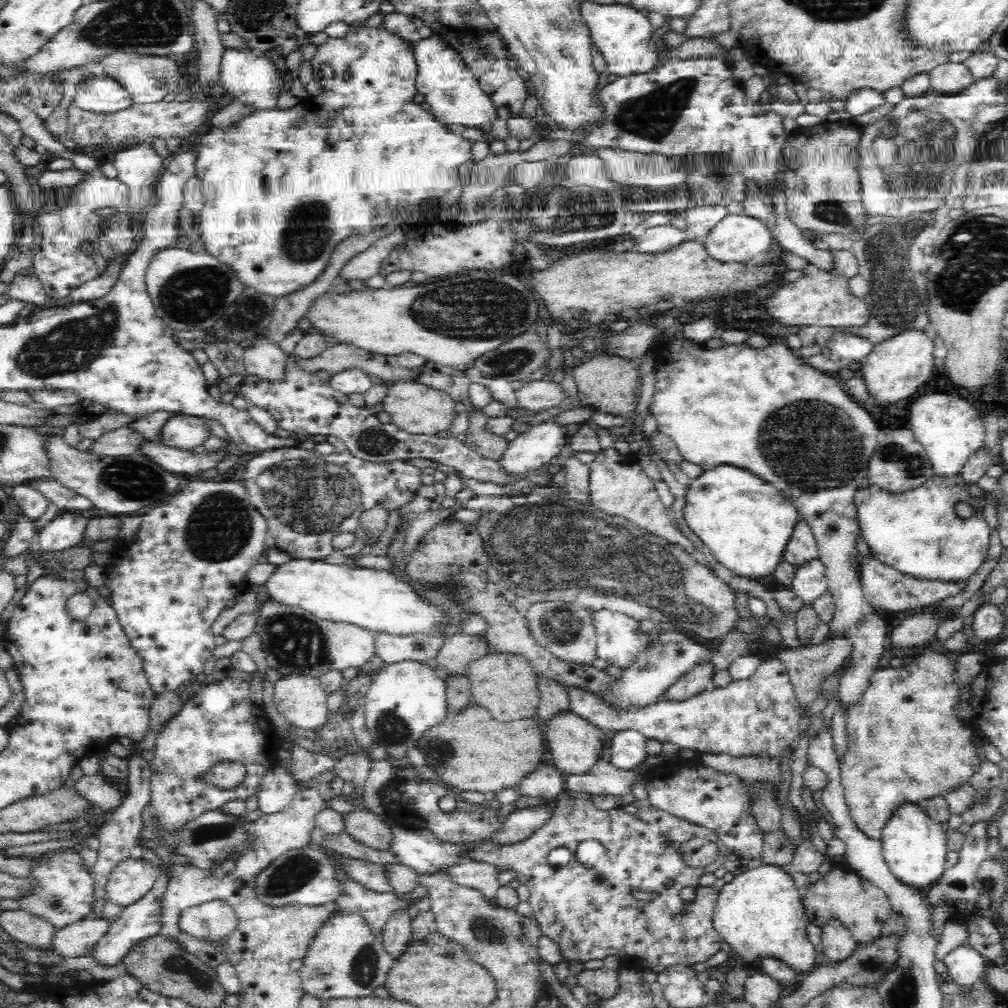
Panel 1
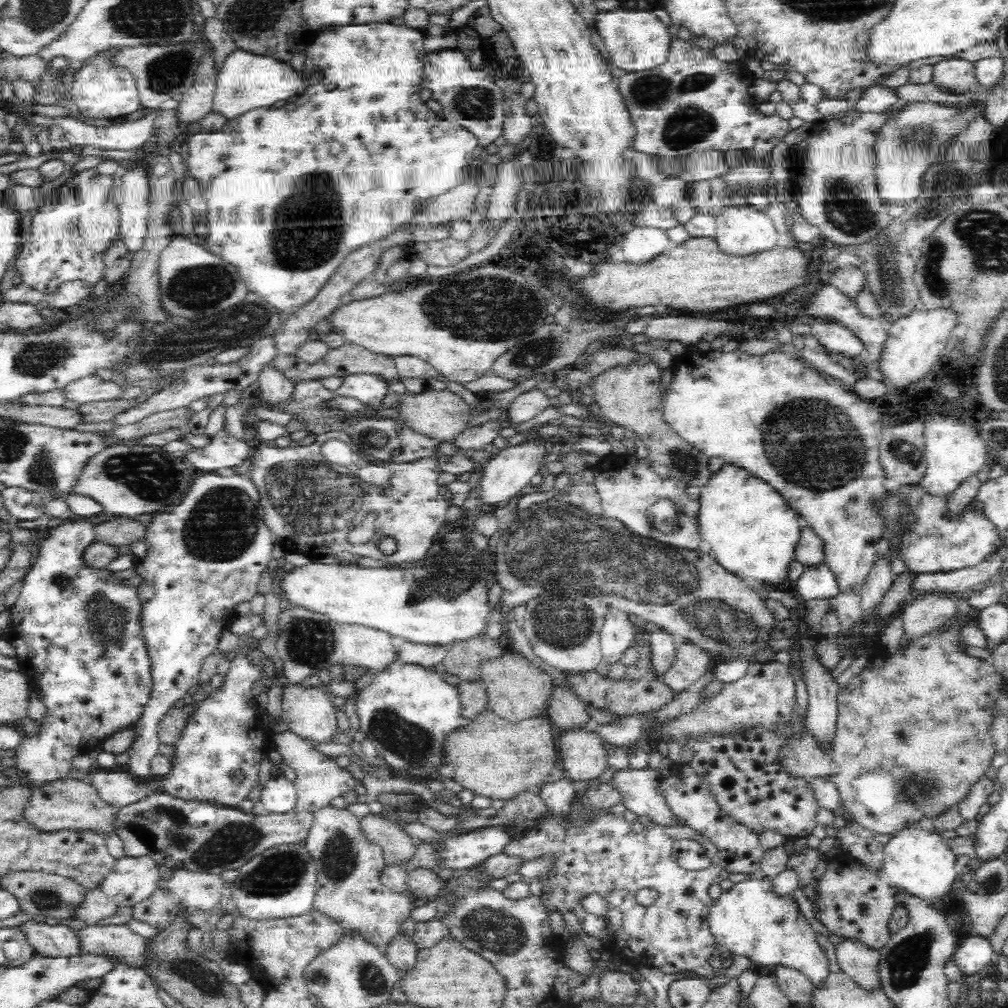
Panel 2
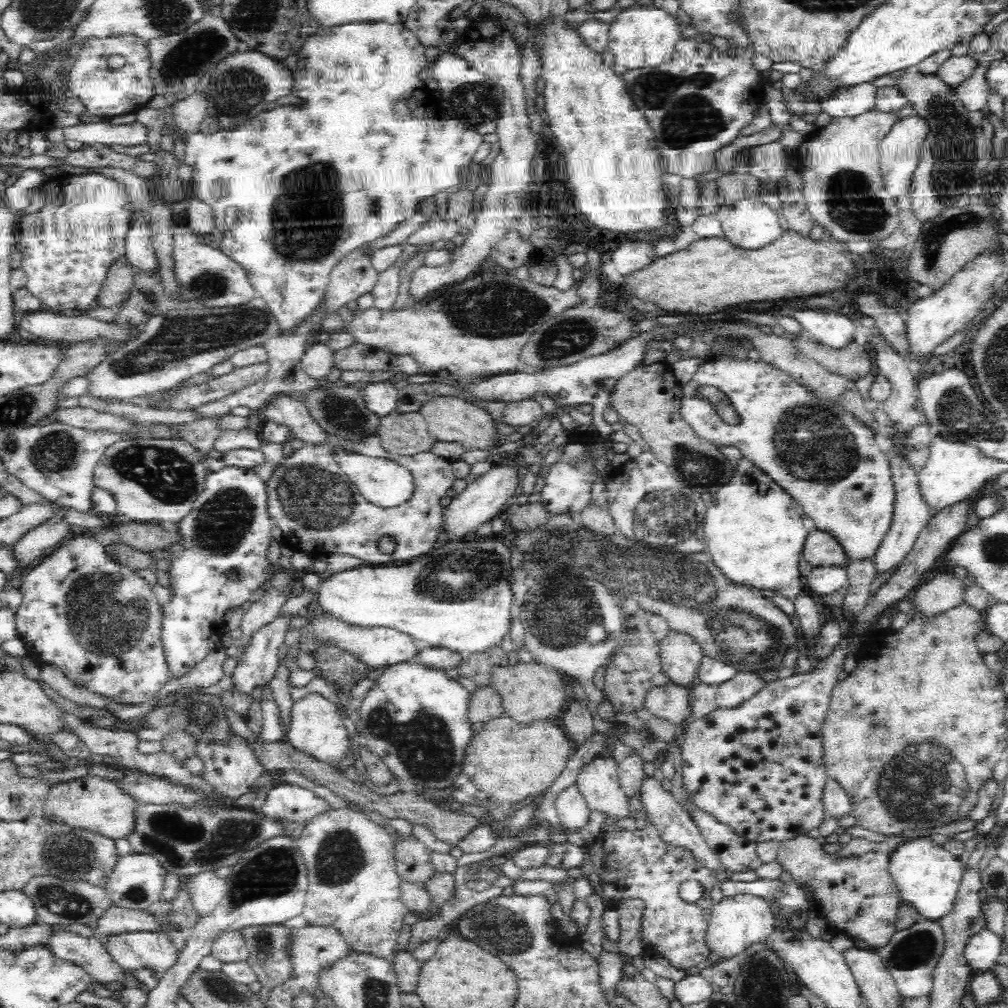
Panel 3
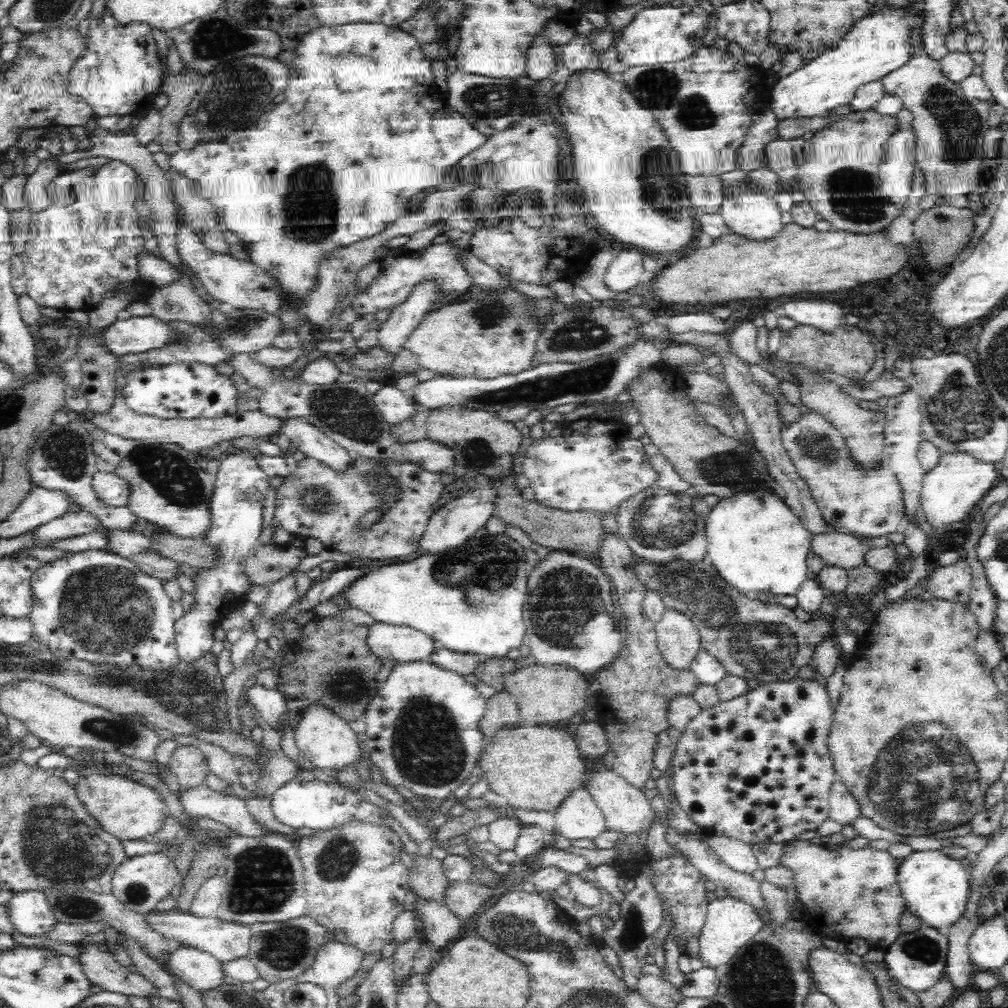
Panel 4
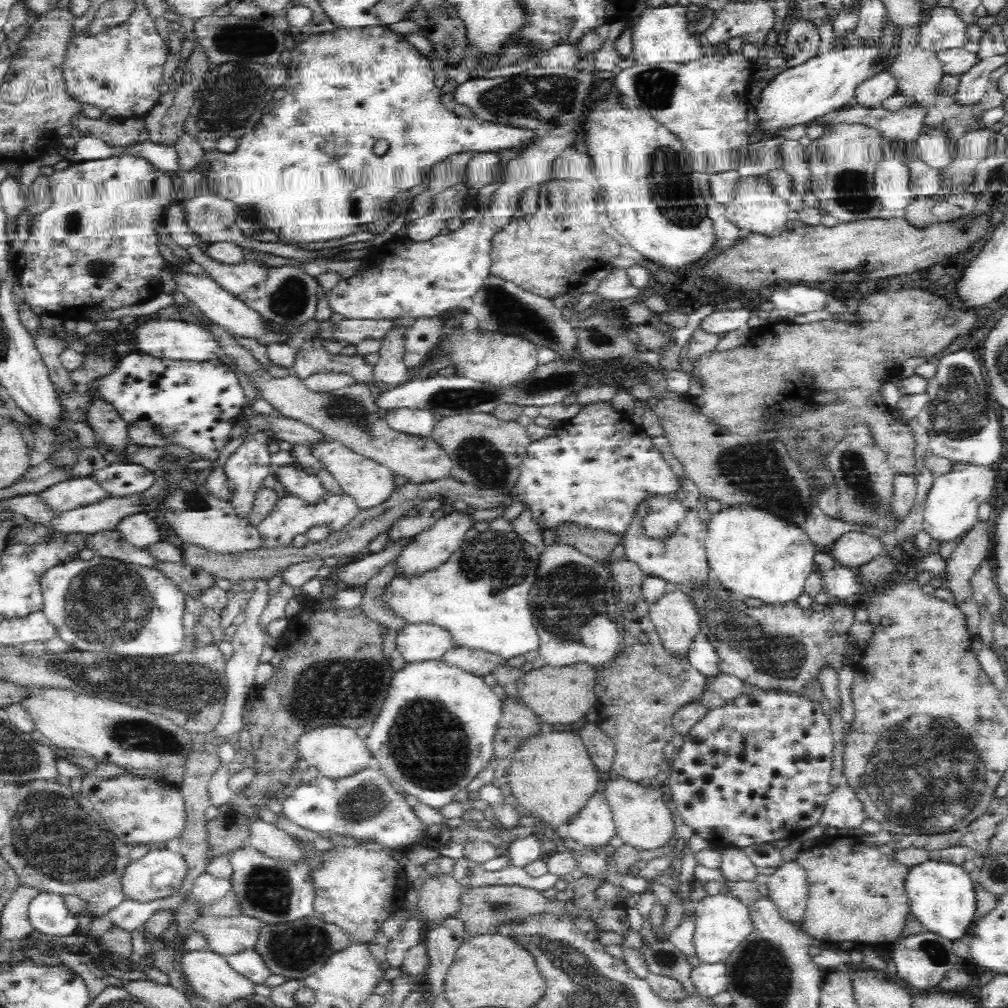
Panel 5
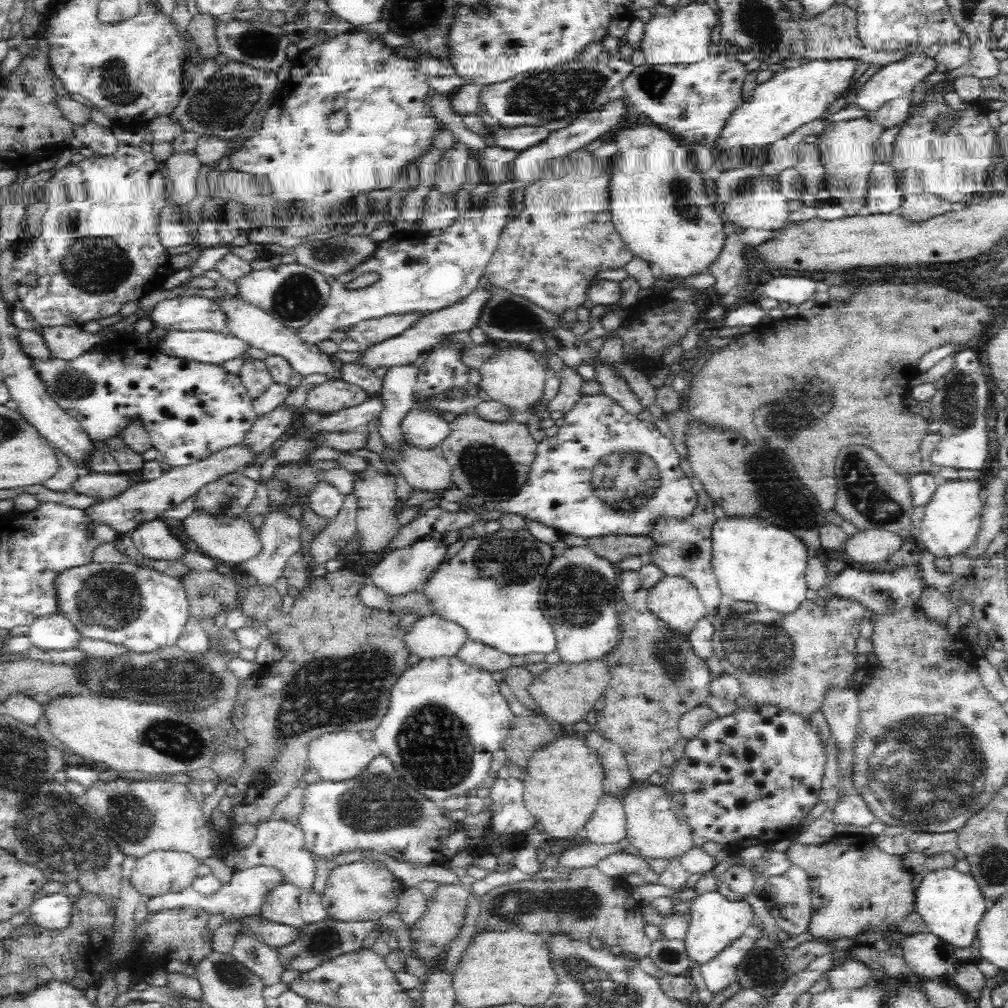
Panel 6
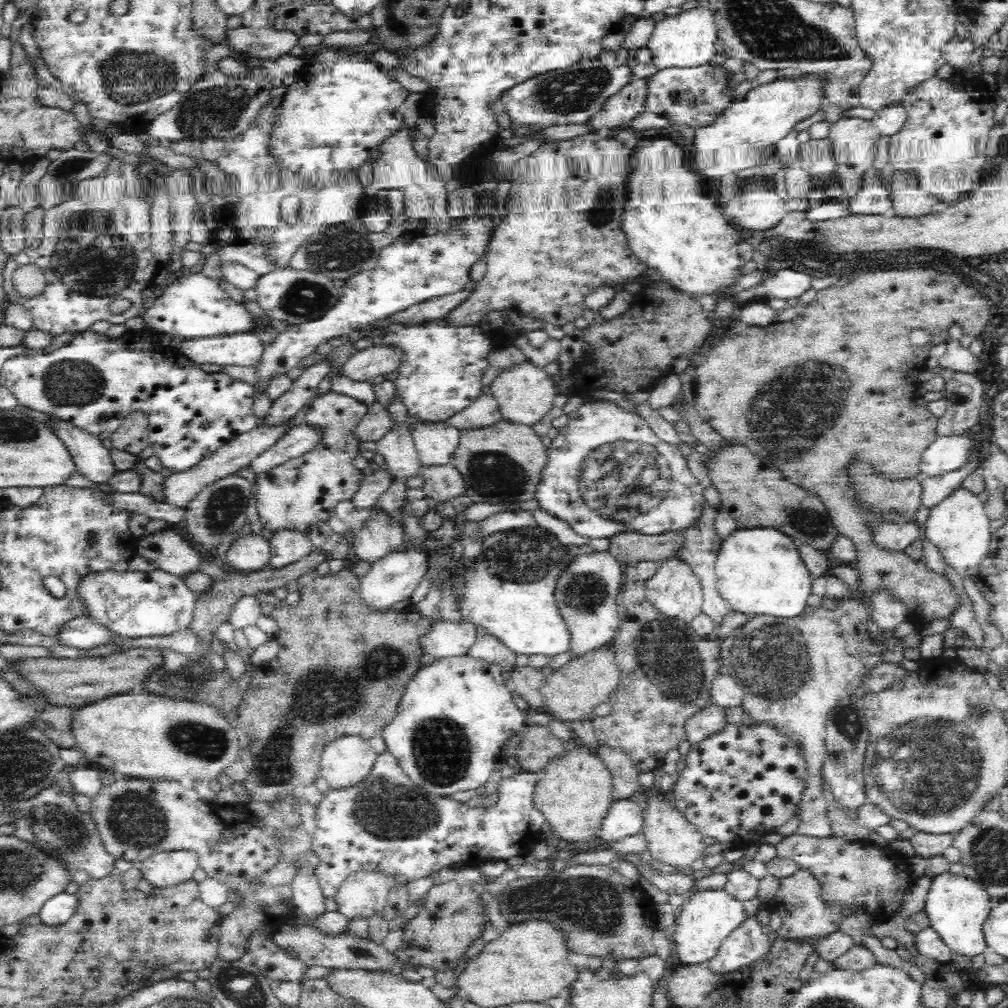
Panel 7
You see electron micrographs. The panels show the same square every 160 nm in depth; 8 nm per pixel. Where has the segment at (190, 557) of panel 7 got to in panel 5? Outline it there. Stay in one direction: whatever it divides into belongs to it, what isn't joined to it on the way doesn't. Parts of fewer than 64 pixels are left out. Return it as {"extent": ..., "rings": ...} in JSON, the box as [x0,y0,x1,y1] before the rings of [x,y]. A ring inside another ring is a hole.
{"extent":[117,513,165,550],"rings":[[[146,513],[124,518],[122,522],[118,522],[117,529],[128,544],[140,550],[148,550],[150,546],[156,546],[165,541],[160,532],[160,526]]]}

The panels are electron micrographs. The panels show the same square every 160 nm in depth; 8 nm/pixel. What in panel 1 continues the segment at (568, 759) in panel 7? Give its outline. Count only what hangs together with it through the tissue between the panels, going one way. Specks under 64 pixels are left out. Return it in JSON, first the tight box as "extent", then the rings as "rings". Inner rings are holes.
{"extent":[417,706,544,792],"rings":[[[482,706],[450,714],[446,720],[430,728],[417,749],[424,753],[427,766],[432,768],[449,788],[463,792],[500,792],[518,788],[528,774],[536,771],[544,756],[544,728],[537,718],[523,718],[507,723],[498,722]]]}

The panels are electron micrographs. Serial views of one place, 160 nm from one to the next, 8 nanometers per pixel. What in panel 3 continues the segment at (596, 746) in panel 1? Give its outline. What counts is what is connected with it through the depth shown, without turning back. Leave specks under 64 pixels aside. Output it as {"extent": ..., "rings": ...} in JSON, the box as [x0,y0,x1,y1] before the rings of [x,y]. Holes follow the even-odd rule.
{"extent":[576,757,634,820],"rings":[[[612,757],[596,758],[590,762],[580,772],[576,785],[592,812],[600,812],[616,820],[634,818],[630,796],[619,784],[616,760]]]}

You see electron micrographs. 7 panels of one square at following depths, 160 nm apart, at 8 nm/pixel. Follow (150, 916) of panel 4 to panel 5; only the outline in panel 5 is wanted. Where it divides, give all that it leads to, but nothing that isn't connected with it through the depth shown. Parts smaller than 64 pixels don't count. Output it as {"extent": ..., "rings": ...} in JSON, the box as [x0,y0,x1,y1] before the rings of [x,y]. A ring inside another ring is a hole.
{"extent":[192,914,266,955],"rings":[[[240,914],[230,918],[199,918],[192,924],[192,931],[208,935],[208,948],[225,955],[254,949],[258,936],[266,923],[256,917]]]}

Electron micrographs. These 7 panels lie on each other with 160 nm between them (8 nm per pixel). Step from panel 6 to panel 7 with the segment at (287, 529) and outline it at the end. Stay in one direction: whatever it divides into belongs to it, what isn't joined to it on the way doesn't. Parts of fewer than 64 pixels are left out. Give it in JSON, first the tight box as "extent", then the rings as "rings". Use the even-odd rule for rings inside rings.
{"extent":[268,530,313,568],"rings":[[[278,530],[272,533],[270,545],[272,545],[273,558],[268,568],[280,568],[288,566],[304,558],[313,551],[312,542],[301,532],[295,530]]]}

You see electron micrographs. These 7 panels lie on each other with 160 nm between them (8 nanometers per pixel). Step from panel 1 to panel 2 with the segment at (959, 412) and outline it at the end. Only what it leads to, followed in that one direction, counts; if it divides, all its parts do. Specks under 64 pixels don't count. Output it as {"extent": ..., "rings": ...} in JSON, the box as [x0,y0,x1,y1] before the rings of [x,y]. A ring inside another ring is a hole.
{"extent":[915,410,991,496],"rings":[[[941,410],[930,414],[924,420],[925,452],[927,467],[924,476],[915,484],[930,496],[948,496],[957,490],[968,478],[982,472],[991,457],[987,446],[978,438],[973,425],[964,424],[957,418],[951,418],[949,413]]]}

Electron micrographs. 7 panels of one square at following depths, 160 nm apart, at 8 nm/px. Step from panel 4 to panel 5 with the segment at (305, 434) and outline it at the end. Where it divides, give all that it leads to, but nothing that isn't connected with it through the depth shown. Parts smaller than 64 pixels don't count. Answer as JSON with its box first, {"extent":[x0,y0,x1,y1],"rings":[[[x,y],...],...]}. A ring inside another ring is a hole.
{"extent":[310,439,396,511],"rings":[[[336,439],[310,446],[310,452],[324,464],[324,468],[328,472],[331,472],[343,492],[354,499],[356,506],[361,511],[370,510],[370,508],[376,508],[376,506],[384,504],[392,496],[392,492],[396,488],[396,485],[394,485],[394,473],[390,468],[378,464],[372,458],[354,452]]]}

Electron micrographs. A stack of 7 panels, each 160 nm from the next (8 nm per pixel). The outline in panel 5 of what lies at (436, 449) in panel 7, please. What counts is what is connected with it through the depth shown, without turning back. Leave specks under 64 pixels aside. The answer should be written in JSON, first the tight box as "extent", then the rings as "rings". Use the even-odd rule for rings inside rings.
{"extent":[384,408,438,437],"rings":[[[396,408],[387,411],[384,420],[394,431],[429,437],[436,427],[438,417],[428,410]]]}

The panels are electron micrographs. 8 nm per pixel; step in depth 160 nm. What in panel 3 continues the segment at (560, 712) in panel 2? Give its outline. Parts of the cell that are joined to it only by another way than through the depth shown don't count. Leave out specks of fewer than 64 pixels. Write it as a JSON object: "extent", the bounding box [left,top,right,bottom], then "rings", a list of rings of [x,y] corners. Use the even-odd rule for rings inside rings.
{"extent":[562,698,597,748],"rings":[[[571,698],[568,706],[562,712],[562,719],[565,725],[564,731],[571,742],[574,742],[575,748],[592,740],[592,736],[597,732],[594,729],[591,712],[574,698]]]}

